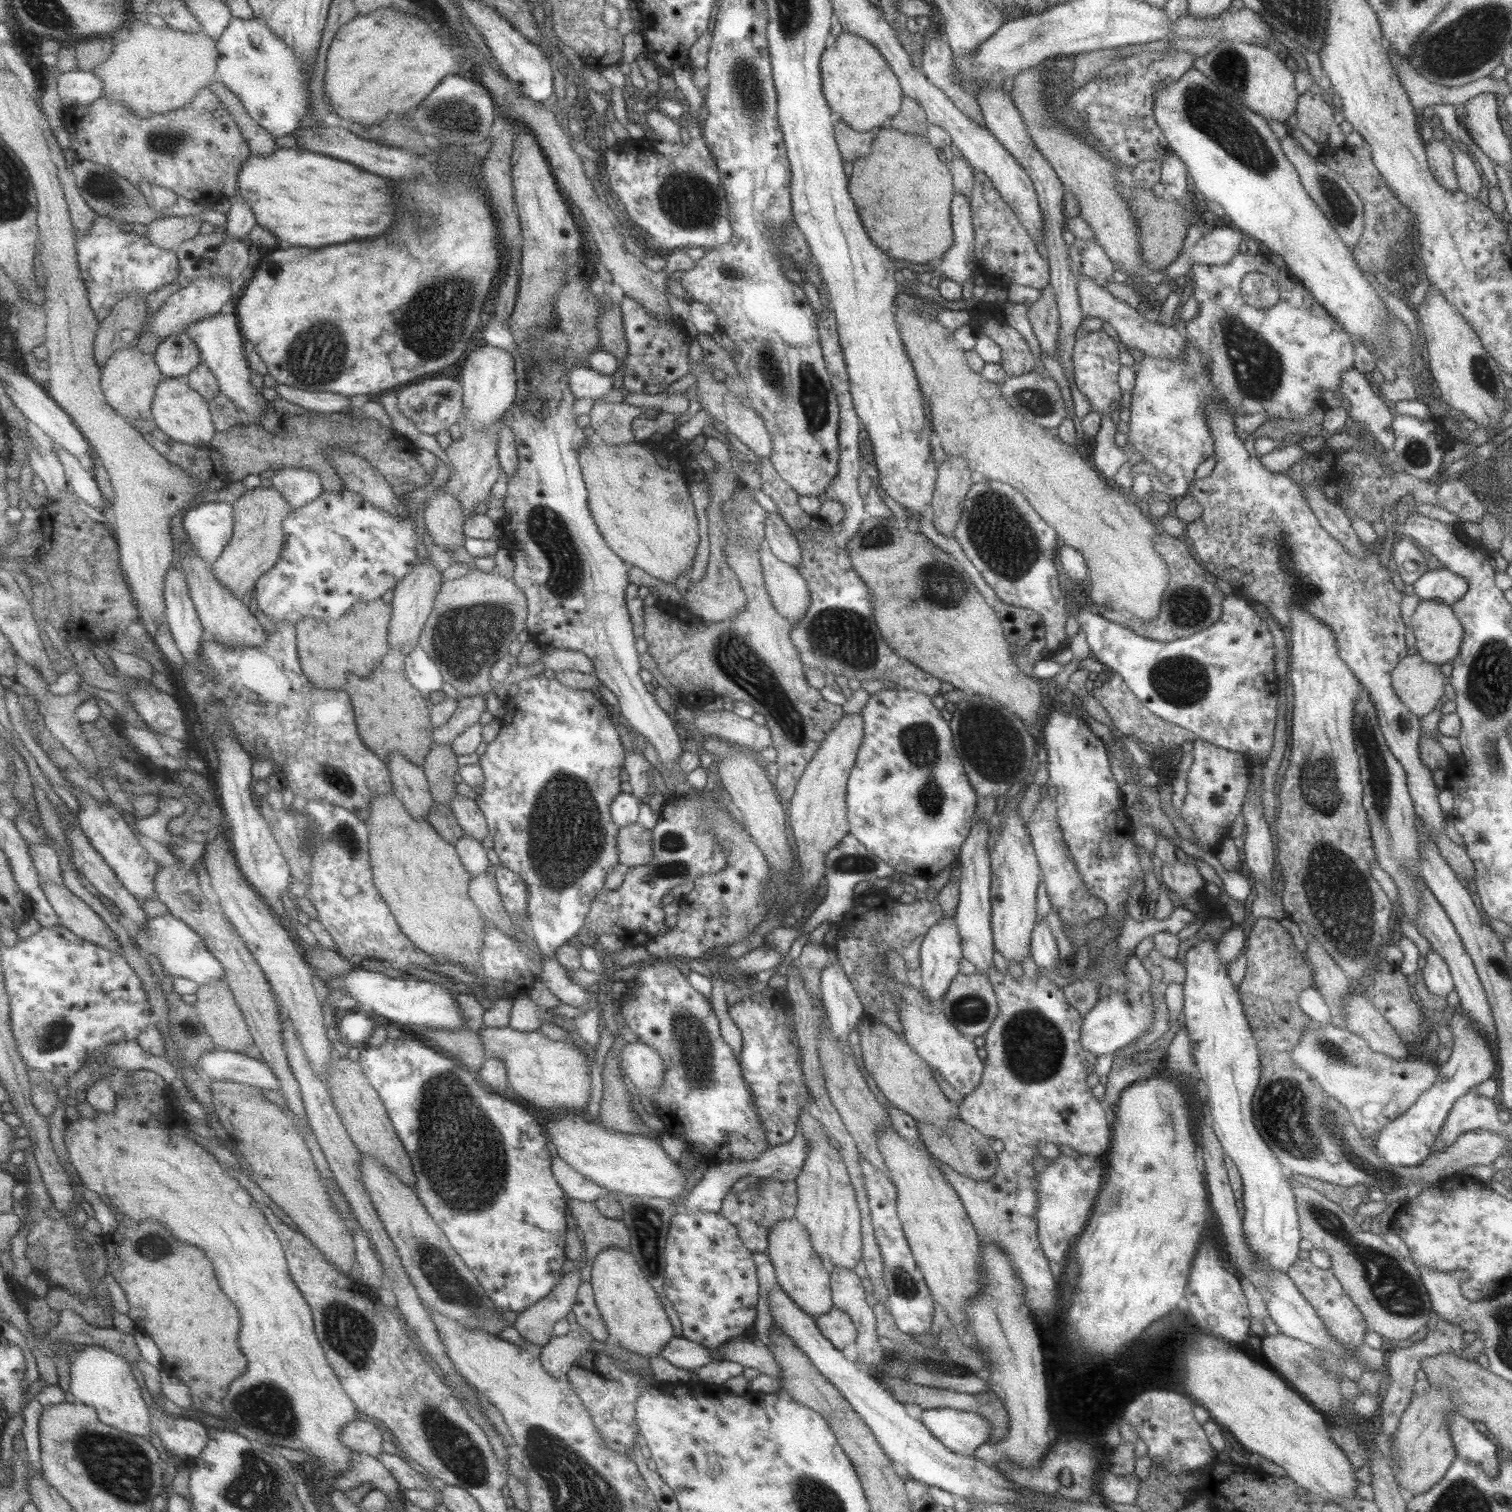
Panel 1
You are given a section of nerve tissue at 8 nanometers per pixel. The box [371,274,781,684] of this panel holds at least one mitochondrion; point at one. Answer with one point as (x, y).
(429, 325)

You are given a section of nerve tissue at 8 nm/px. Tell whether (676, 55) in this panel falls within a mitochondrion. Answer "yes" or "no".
no

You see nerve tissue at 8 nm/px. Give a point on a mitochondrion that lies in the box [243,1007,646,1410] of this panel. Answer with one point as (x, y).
(467, 1162)

